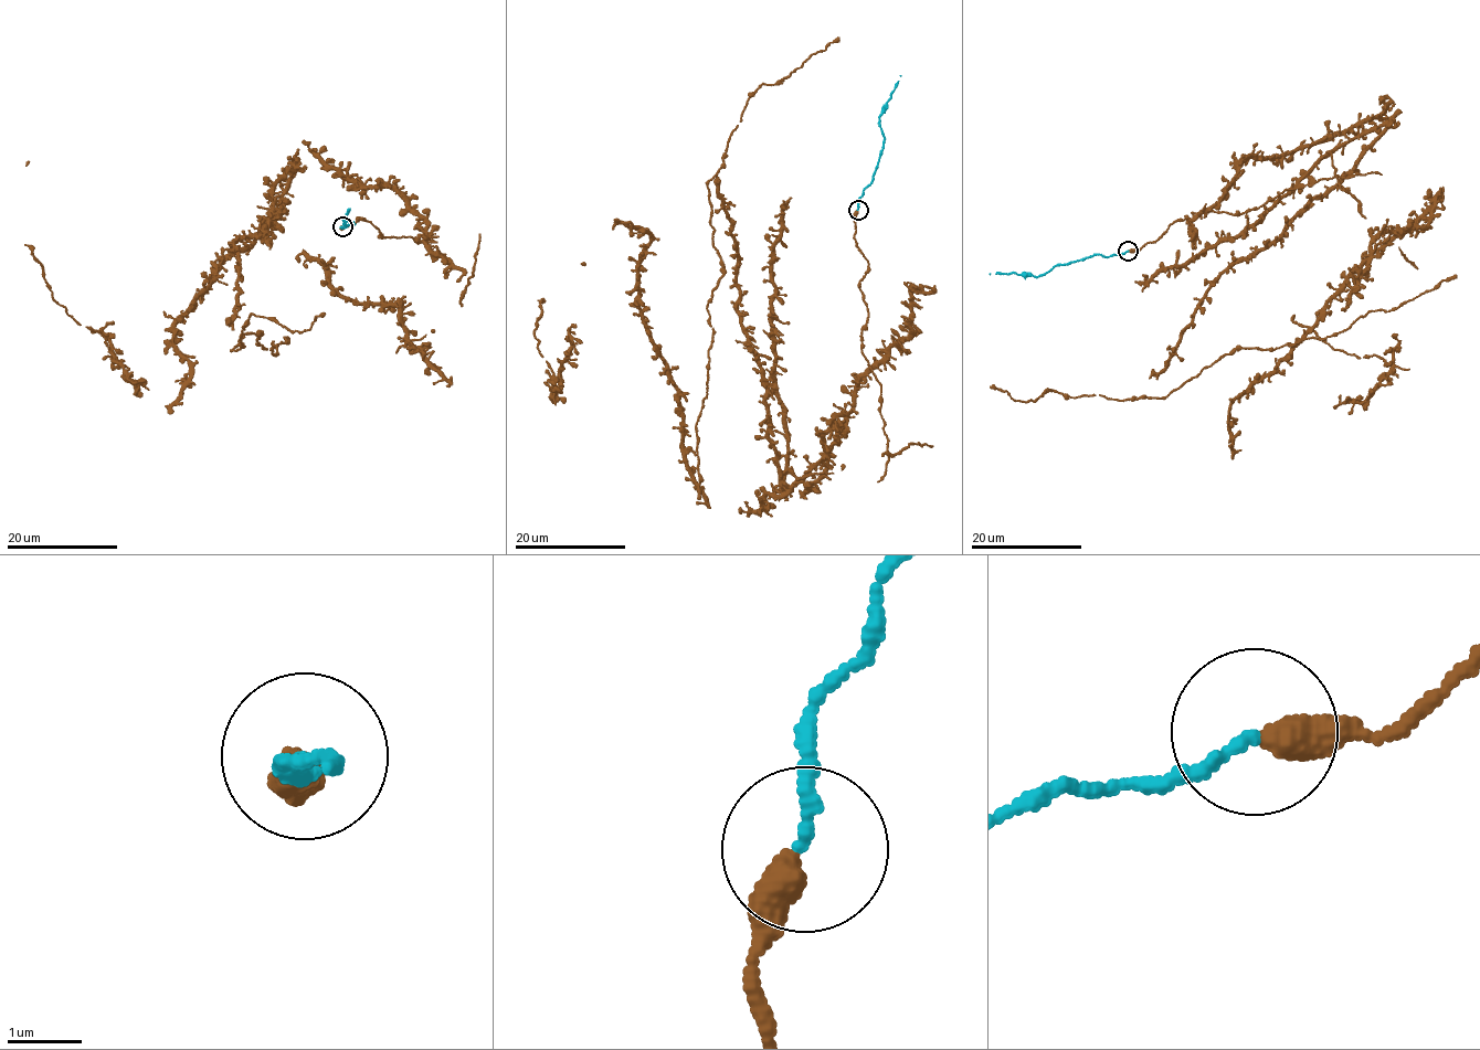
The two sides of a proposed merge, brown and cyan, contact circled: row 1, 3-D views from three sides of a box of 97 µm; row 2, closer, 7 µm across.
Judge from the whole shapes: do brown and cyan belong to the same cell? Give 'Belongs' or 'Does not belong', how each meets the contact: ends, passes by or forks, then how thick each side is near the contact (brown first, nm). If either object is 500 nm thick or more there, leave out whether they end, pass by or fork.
Belongs. At the ring brown ends. At the ring cyan ends. Thickness 420 nm (brown) against 150 nm

